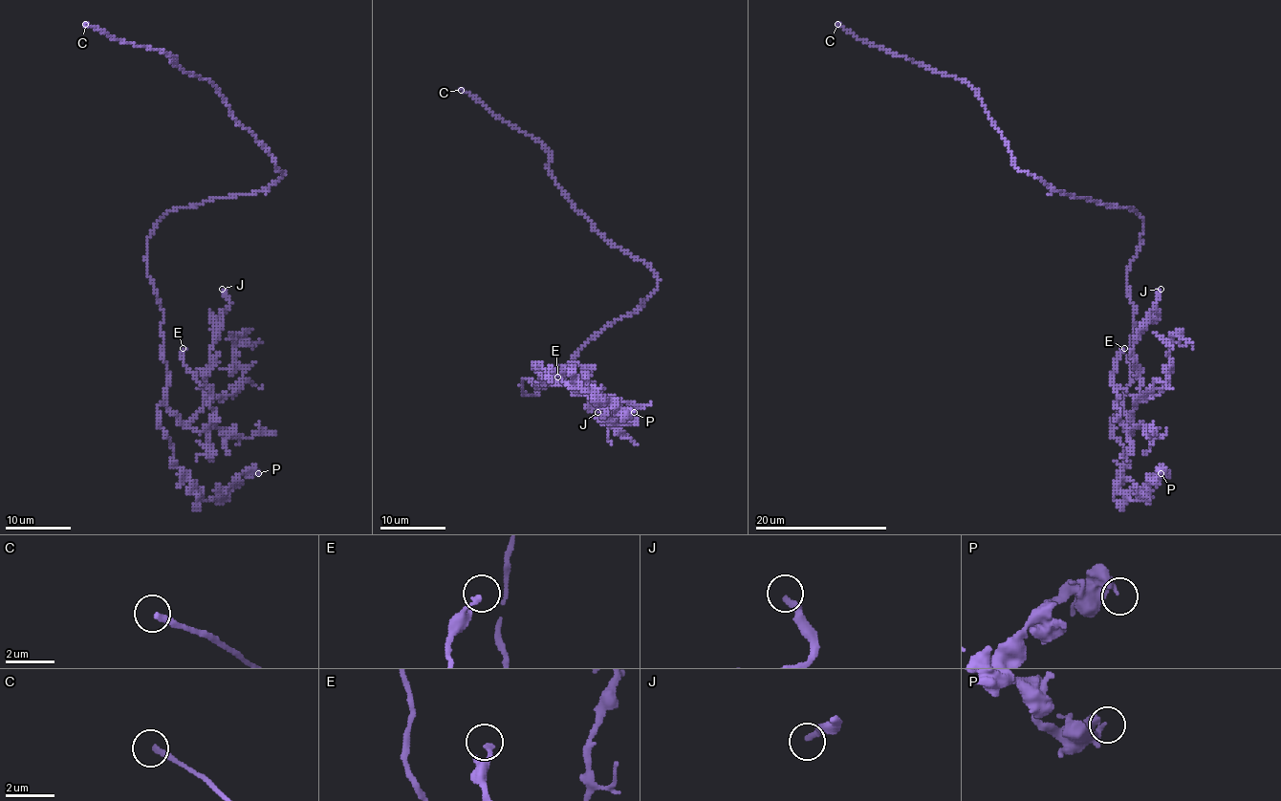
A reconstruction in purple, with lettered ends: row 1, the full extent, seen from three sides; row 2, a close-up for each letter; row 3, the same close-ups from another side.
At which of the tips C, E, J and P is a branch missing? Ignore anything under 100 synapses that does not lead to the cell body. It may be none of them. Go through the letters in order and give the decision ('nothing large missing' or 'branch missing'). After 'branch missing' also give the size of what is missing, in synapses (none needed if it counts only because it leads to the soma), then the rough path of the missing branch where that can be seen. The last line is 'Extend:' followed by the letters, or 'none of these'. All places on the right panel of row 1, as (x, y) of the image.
C: branch missing
E: nothing large missing
J: nothing large missing
P: nothing large missing
Extend: C

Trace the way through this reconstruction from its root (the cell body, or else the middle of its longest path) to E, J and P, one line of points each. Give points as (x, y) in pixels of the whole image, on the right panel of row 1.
E: (1108, 206), (1142, 218), (1128, 272), (1133, 379), (1121, 406), (1131, 430), (1113, 384), (1124, 348)
J: (1108, 206), (1142, 218), (1128, 272), (1133, 379), (1121, 406), (1131, 422), (1139, 393), (1134, 345), (1161, 289)
P: (1108, 206), (1142, 218), (1128, 272), (1133, 379), (1113, 436), (1133, 500), (1161, 473)

